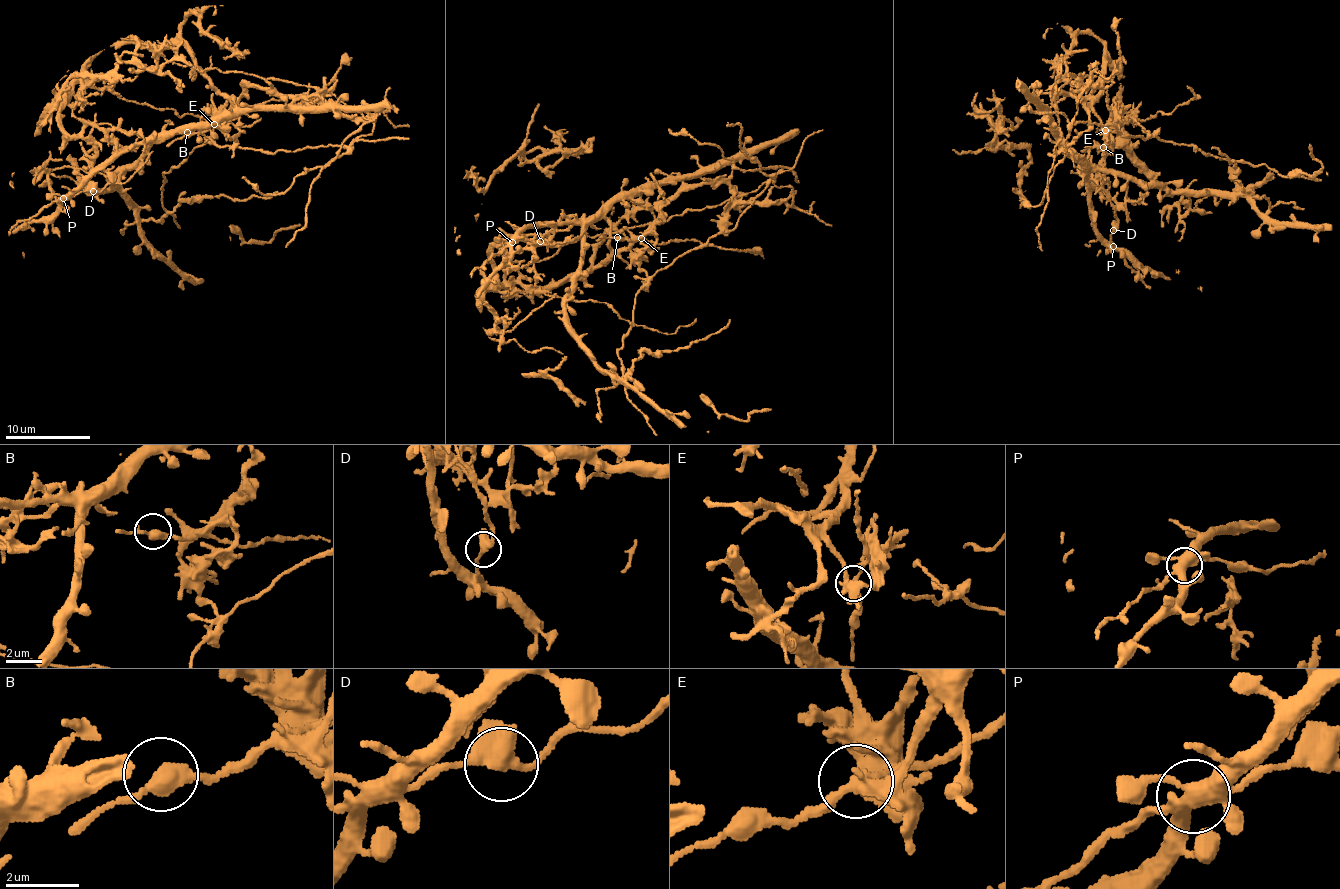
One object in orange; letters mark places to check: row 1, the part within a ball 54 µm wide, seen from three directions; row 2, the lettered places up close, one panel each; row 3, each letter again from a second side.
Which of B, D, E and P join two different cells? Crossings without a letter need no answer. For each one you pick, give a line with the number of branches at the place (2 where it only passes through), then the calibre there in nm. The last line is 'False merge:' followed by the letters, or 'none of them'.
E: 3 branches meet; 280 nm thick
P: 6 branches meet; 440 nm thick
False merge: E, P

